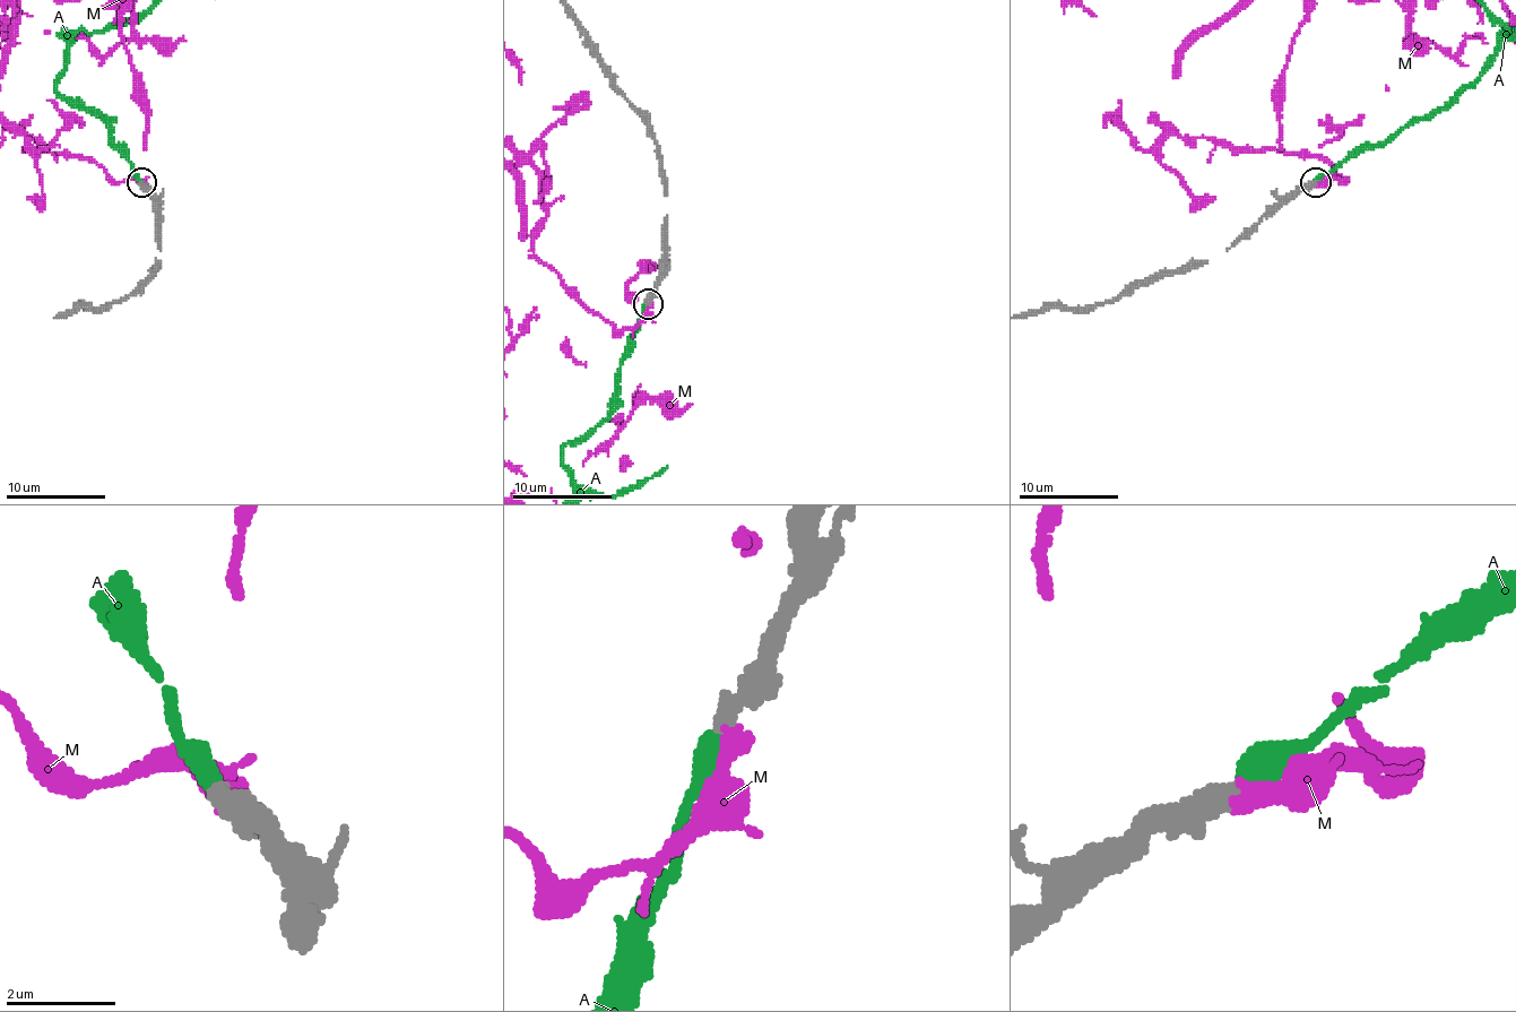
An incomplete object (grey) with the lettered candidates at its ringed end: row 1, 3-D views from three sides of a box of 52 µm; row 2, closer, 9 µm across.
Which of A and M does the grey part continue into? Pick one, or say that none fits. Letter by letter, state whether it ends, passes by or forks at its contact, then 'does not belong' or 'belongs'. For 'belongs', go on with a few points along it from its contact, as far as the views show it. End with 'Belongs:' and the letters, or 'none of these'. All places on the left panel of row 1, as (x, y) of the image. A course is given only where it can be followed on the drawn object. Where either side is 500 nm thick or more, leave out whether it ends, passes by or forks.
A: it ends; belongs
M: it ends; does not belong
Belongs: A

